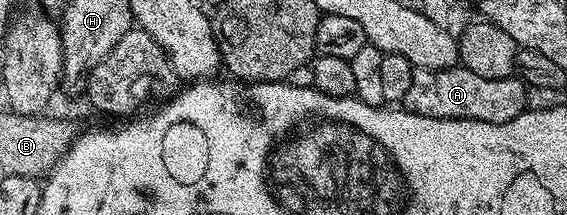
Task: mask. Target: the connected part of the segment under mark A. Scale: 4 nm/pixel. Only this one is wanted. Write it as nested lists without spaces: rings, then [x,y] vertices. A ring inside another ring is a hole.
[[[464,66],[444,68],[436,72],[419,68],[409,78],[403,97],[404,111],[414,112],[427,118],[451,118],[452,120],[482,120],[483,122],[507,122],[520,112],[526,111],[527,88],[520,79],[492,80],[471,74]]]

